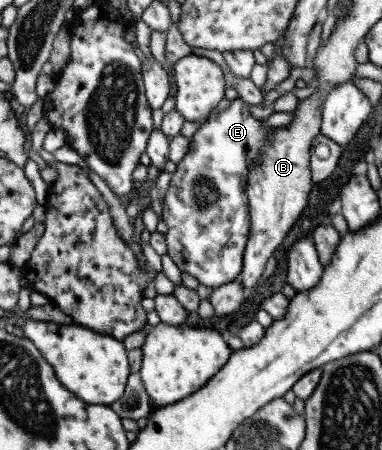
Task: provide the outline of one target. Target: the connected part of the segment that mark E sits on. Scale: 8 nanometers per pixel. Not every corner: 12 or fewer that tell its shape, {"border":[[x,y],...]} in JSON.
{"border":[[237,97],[170,173],[158,217],[176,268],[240,275],[247,168],[274,127]]}

